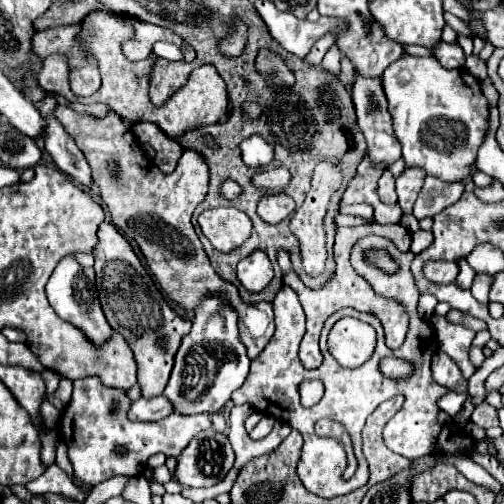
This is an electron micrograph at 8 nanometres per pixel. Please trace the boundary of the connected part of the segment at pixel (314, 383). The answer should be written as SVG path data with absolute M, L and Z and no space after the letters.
M307 380L299 384L299 394L301 394L301 404L303 406L315 406L323 398L323 384L319 380Z

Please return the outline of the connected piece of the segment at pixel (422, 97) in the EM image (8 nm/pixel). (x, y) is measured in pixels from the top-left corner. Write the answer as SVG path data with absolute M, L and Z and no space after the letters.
M403 54L383 72L383 86L393 114L395 136L403 146L405 166L419 166L427 174L437 176L445 182L463 182L471 178L477 150L485 140L489 128L489 102L479 88L479 80L467 70L445 70L431 56L409 56Z

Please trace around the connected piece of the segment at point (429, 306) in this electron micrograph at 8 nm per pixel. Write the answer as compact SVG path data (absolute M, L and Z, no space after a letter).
M423 294L423 296L419 298L417 310L419 310L419 314L421 314L425 320L429 320L431 314L433 314L433 310L435 310L435 306L437 306L437 298L431 296L431 294Z

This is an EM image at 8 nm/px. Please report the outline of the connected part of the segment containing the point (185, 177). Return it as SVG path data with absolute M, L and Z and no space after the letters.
M59 104L53 114L63 124L65 132L83 150L89 166L93 168L93 182L101 190L101 198L111 212L113 226L137 242L147 266L167 296L185 312L193 312L203 296L221 296L239 316L239 340L245 344L247 356L251 360L257 358L273 336L273 314L247 314L247 304L239 300L237 288L233 284L221 282L213 270L191 224L193 210L205 200L209 192L207 162L199 154L185 150L175 172L161 174L161 170L149 158L135 158L135 136L113 110L105 118L97 120Z

